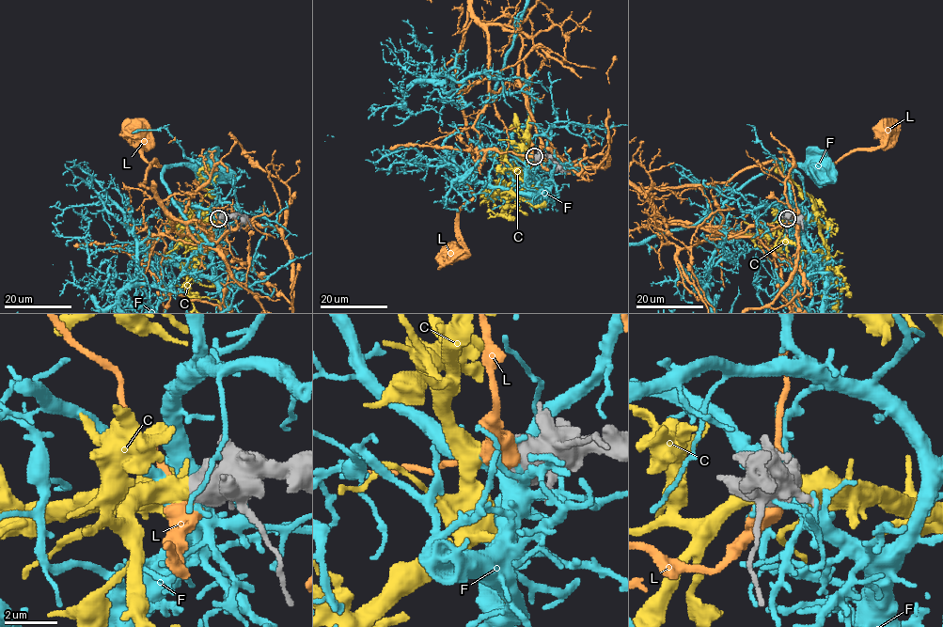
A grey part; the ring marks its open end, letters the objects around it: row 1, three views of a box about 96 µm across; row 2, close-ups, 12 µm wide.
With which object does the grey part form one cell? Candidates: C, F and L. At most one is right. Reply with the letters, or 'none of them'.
C

